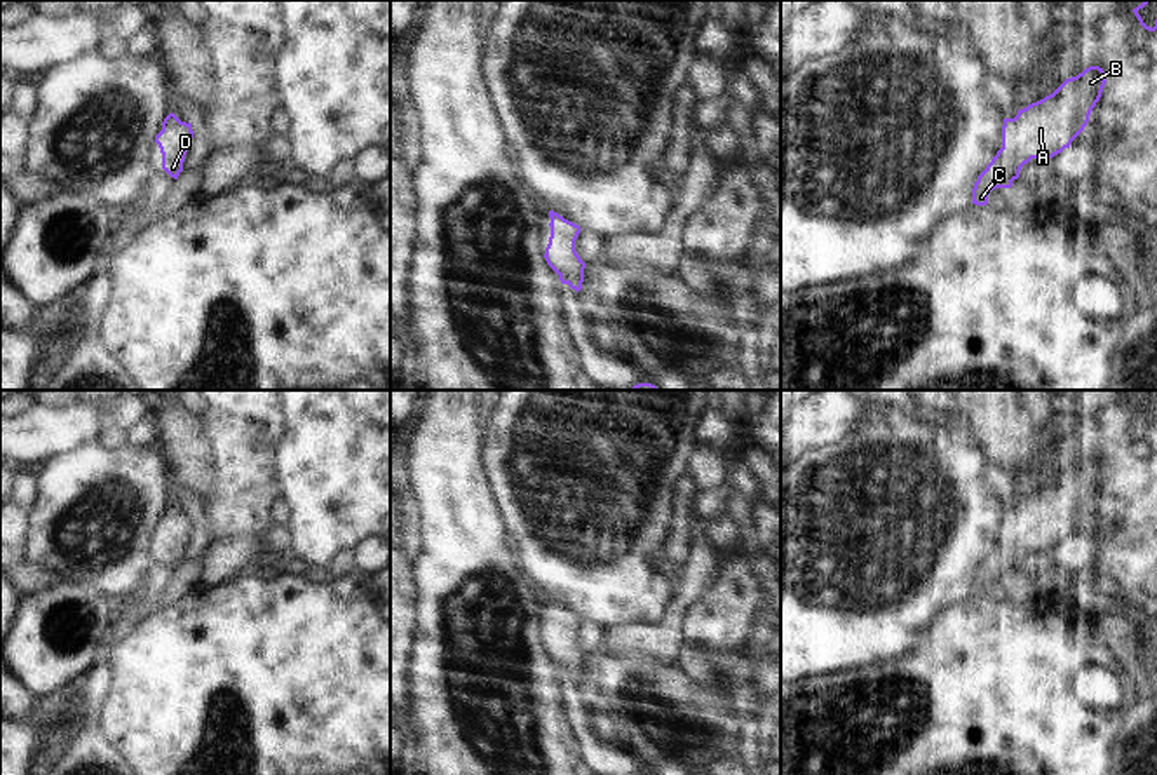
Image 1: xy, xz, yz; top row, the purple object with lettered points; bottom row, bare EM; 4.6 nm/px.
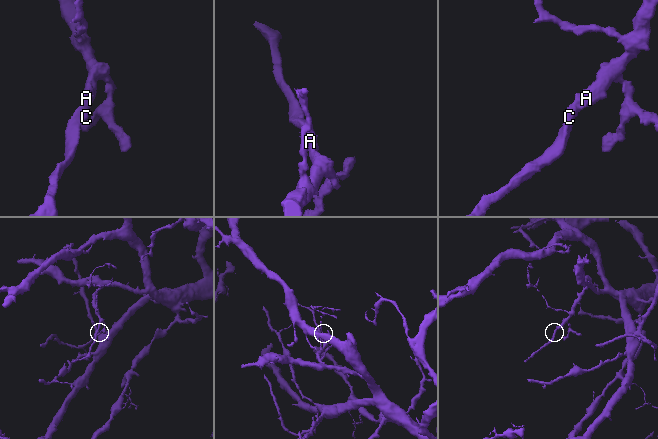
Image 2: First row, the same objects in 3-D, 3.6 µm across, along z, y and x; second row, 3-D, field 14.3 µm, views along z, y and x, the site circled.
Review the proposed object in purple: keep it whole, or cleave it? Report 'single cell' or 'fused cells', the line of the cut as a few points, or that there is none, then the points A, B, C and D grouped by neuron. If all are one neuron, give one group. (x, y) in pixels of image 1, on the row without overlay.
single cell; cut none; groups A B C D

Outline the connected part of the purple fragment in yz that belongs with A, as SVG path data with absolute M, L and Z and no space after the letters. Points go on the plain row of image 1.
M1089 456L1052 484L1018 500L1014 509L1004 509L1002 538L978 566L972 594L986 596L991 580L1011 578L1032 549L1049 550L1070 538L1087 516L1105 474L1103 458Z

